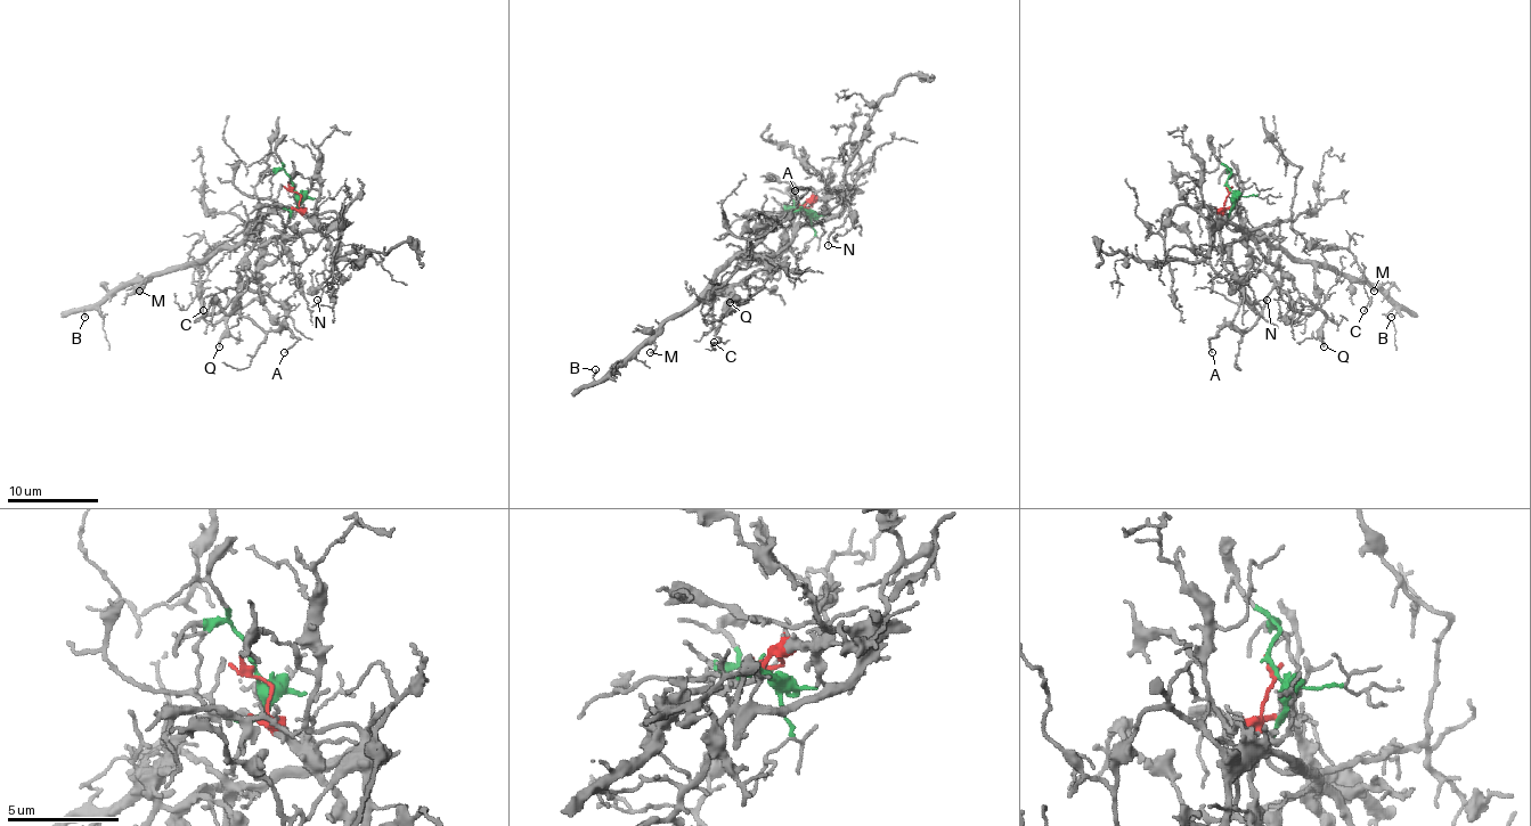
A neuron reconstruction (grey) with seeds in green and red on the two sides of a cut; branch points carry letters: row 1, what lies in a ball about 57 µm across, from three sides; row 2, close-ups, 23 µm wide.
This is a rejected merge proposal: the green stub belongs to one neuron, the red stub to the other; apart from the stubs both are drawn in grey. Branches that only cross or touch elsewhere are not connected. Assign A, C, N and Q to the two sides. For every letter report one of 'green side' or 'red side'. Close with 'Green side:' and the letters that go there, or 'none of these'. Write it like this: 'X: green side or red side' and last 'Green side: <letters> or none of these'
A: green side
C: green side
N: red side
Q: green side
Green side: A, C, Q

